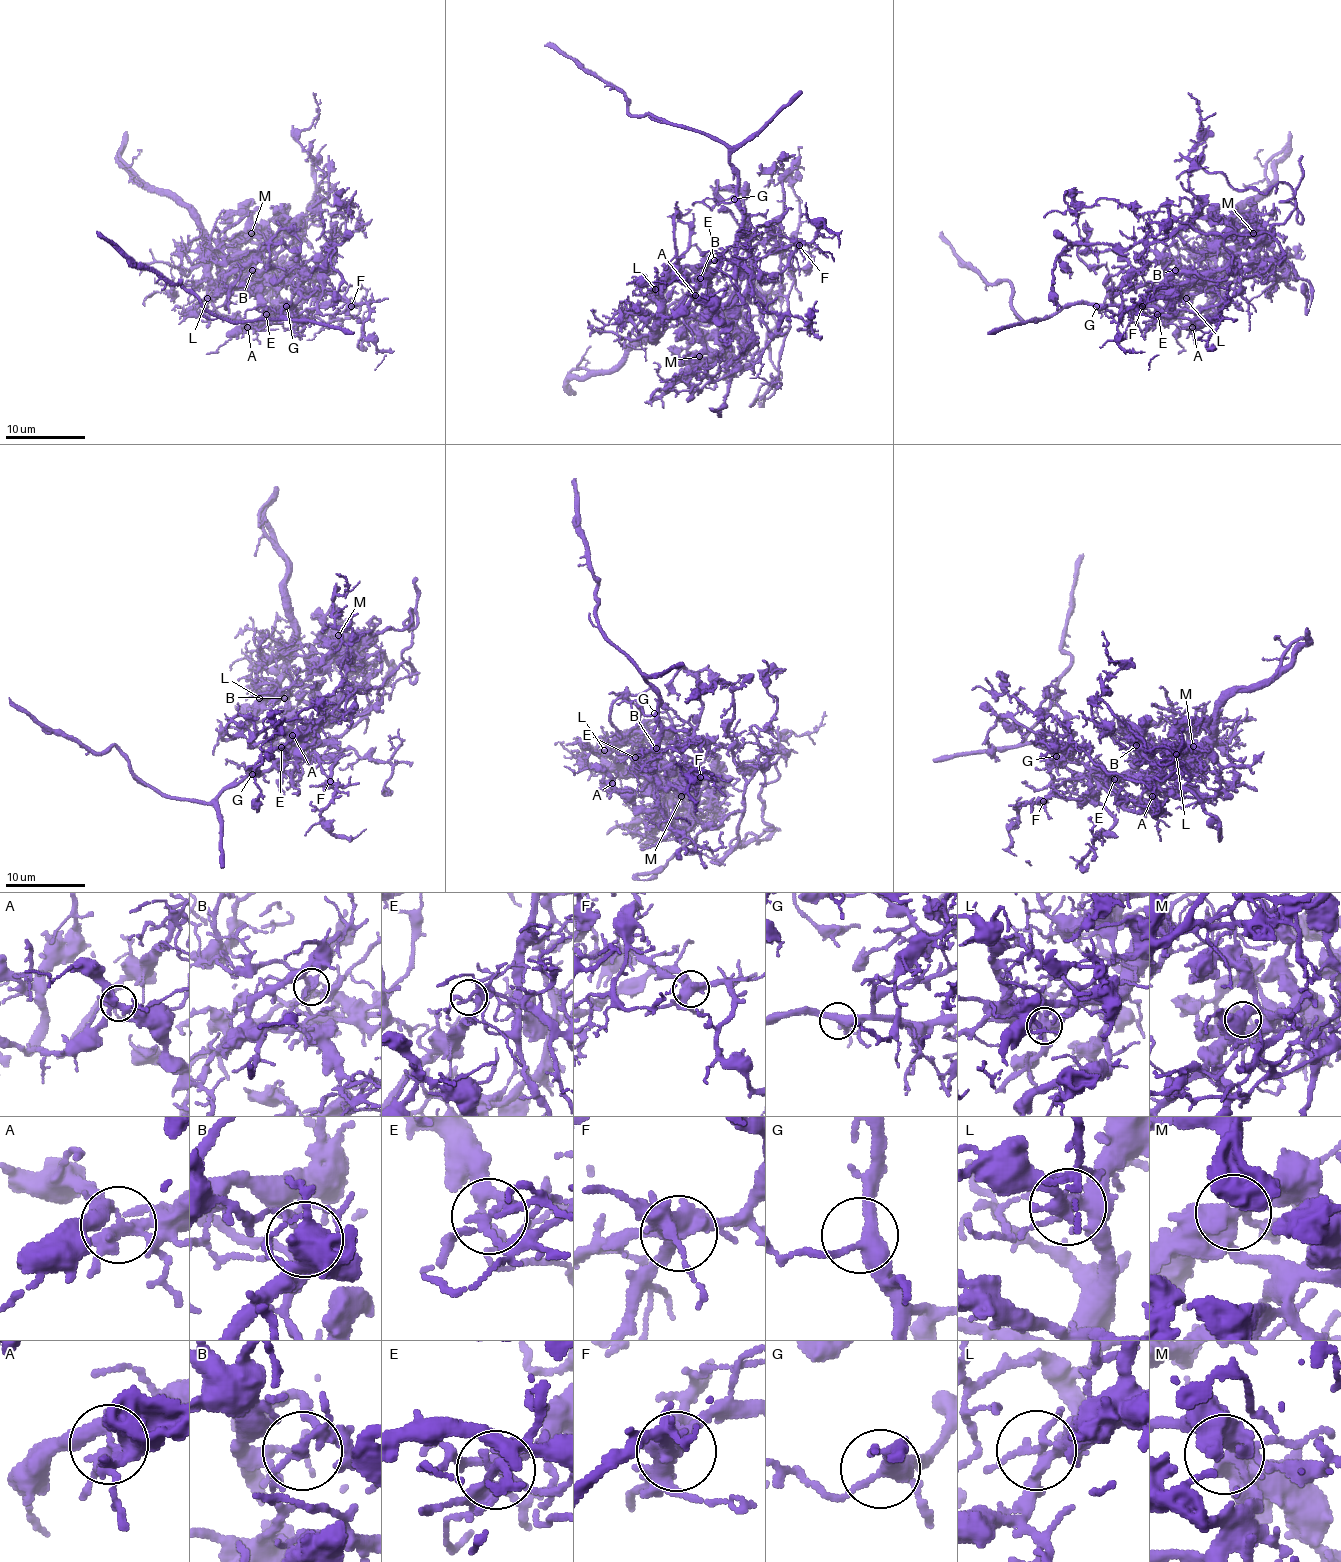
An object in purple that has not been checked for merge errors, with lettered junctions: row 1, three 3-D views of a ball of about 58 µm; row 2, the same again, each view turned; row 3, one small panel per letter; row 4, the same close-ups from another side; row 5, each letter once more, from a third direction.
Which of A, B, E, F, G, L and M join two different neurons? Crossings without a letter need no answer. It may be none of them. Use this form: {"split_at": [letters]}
{"split_at": ["A", "B", "E", "F"]}

